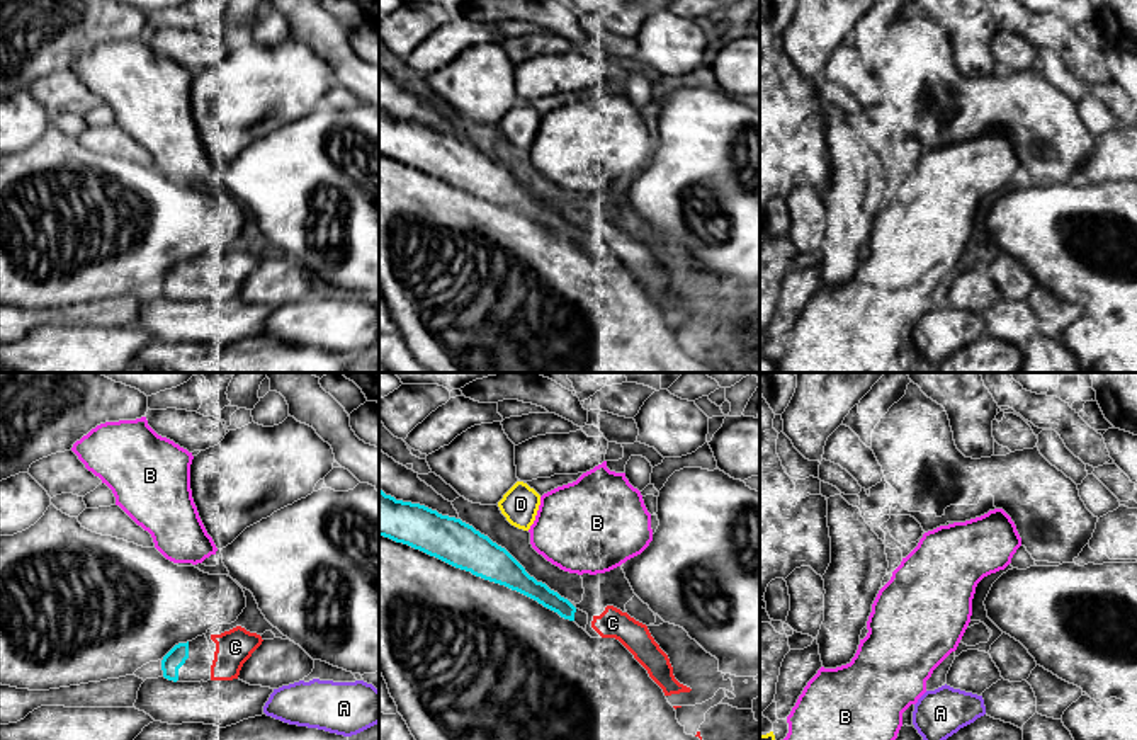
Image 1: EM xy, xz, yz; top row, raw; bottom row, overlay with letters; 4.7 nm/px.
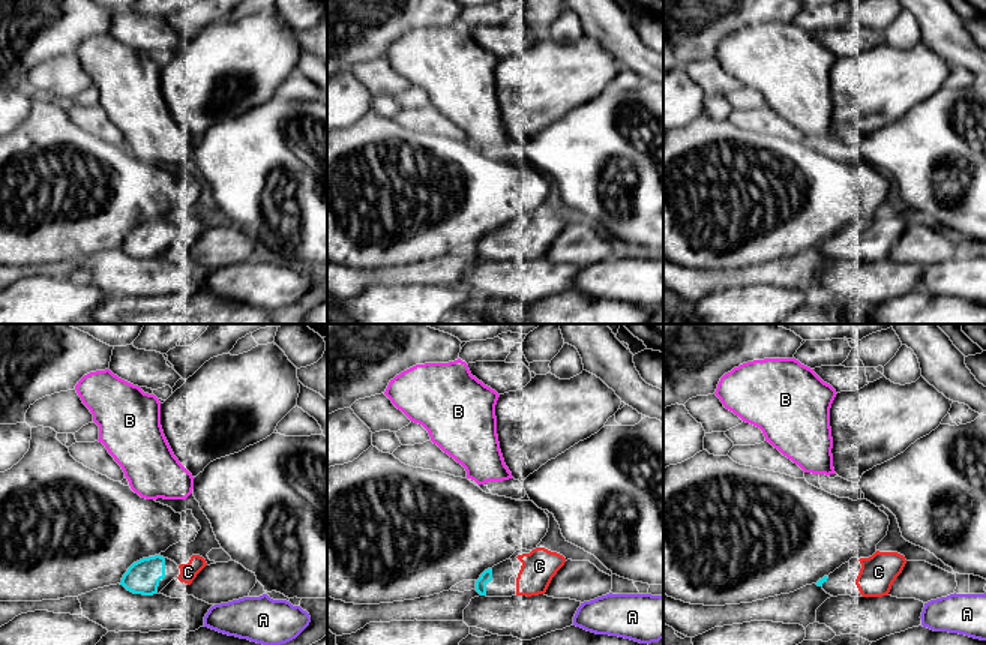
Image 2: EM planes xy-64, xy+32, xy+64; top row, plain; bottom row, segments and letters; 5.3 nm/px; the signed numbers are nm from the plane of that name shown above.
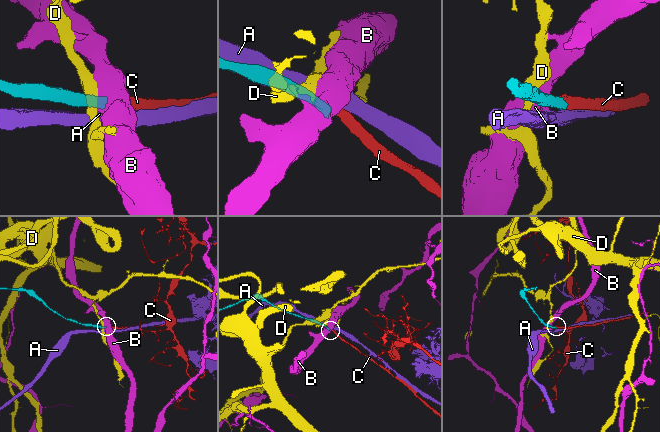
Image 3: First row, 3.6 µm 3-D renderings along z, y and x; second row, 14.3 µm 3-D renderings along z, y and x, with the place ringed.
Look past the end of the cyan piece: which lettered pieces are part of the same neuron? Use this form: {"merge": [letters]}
{"merge": ["C"]}

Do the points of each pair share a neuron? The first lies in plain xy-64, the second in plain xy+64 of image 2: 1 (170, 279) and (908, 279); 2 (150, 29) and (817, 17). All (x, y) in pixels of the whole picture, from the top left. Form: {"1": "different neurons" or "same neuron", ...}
{"1": "same neuron", "2": "different neurons"}

